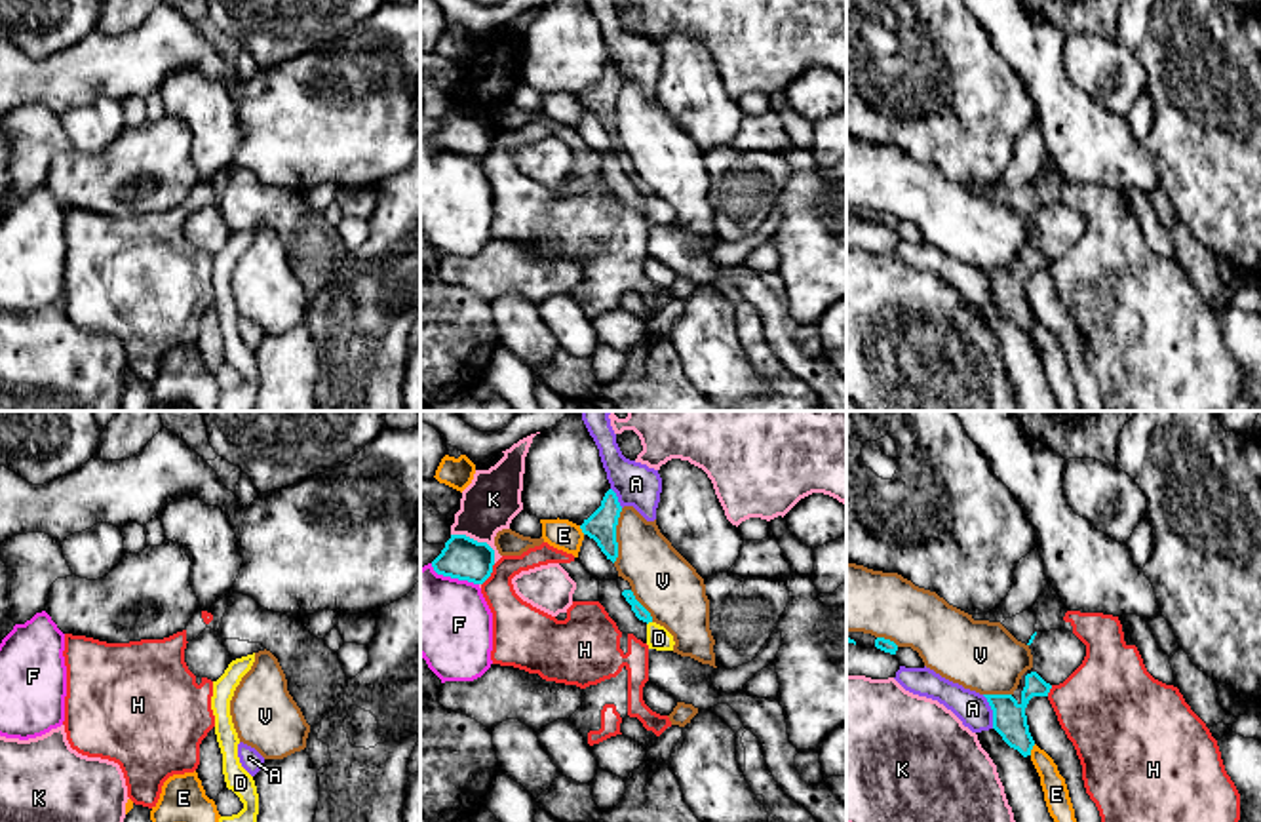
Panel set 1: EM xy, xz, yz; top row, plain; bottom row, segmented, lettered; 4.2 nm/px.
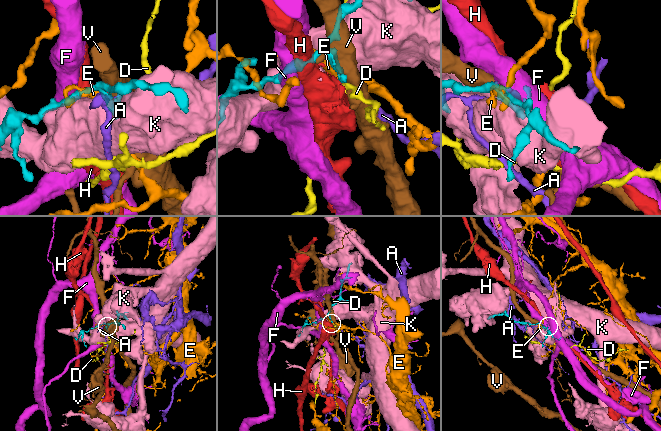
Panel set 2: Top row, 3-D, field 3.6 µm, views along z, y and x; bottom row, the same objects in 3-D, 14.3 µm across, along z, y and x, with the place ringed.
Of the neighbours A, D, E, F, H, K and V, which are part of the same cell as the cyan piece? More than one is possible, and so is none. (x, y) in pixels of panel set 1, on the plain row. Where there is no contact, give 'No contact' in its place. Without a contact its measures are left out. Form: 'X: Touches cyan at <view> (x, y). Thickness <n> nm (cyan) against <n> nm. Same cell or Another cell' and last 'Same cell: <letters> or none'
A: Touches cyan at yz (993, 286). Thickness 140 nm (cyan) against 140 nm. Another cell
D: Touches cyan at xz (649, 195). Thickness 60 nm (cyan) against 100 nm. Another cell
E: Touches cyan at yz (1031, 322). Thickness 140 nm (cyan) against 110 nm. Another cell
F: Touches cyan at xz (453, 151). Thickness 180 nm (cyan) against 360 nm. Another cell
H: Touches cyan at xz (489, 149). Thickness 180 nm (cyan) against 220 nm. Another cell
K: Touches cyan at xz (476, 115). Thickness 180 nm (cyan) against 240 nm. Another cell
V: Touches cyan at xz (615, 109). Thickness 130 nm (cyan) against 260 nm. Another cell
Same cell: none

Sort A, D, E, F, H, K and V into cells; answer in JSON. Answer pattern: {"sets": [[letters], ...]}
{"sets": [["A"], ["D"], ["E"], ["F"], ["H"], ["K"], ["V"]]}

